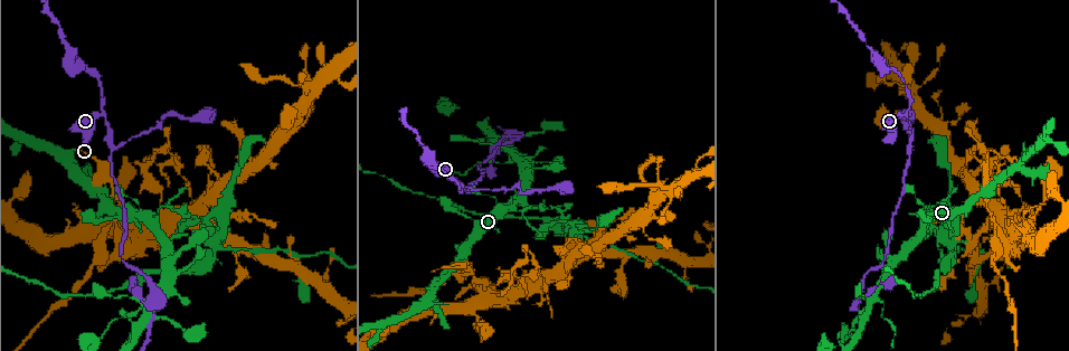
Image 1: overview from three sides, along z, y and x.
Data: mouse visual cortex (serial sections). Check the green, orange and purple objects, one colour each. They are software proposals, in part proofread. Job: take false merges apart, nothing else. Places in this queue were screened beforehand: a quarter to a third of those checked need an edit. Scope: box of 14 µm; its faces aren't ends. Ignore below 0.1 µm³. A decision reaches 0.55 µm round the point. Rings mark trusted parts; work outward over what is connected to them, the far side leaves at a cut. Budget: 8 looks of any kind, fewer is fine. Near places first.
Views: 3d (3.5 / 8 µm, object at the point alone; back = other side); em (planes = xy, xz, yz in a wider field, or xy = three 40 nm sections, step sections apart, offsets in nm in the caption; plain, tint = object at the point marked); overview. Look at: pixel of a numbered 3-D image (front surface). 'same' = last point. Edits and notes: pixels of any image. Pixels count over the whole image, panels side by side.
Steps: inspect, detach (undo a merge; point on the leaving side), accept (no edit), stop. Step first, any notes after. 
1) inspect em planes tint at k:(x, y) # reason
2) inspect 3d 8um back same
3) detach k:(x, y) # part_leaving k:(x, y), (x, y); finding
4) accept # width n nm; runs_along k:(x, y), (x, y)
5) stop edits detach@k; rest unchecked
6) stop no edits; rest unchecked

inspect 3d 3.5um at 1:(919, 238) # abrupt turn

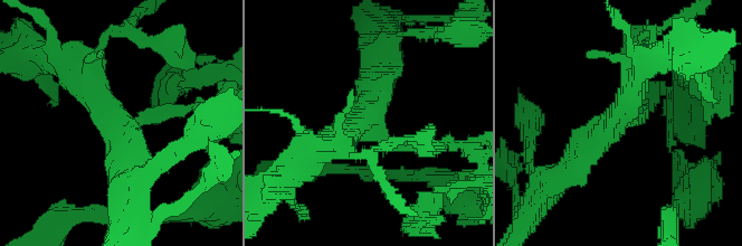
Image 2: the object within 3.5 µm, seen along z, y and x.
inspect em xy step 2 plain at 2:(118, 119) # arms 3; arm_widths 100, 350, 350 nm

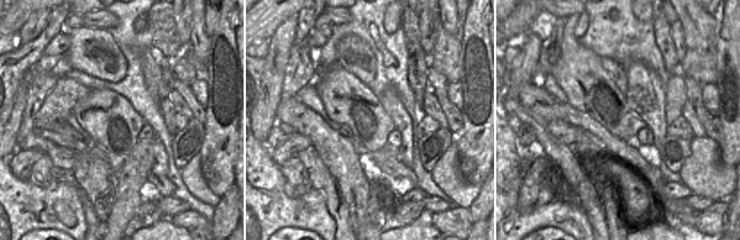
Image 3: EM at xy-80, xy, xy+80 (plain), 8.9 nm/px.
inspect em xy step 2 tint same

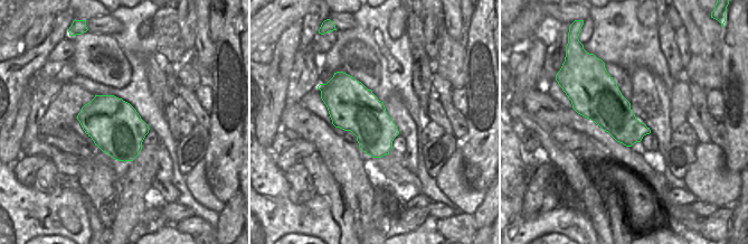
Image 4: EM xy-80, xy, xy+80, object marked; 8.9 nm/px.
detach 2:(182, 111) # a second cell is stuck on

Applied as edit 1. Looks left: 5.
inspect 3d 8um at 1:(115, 221) # arms part here

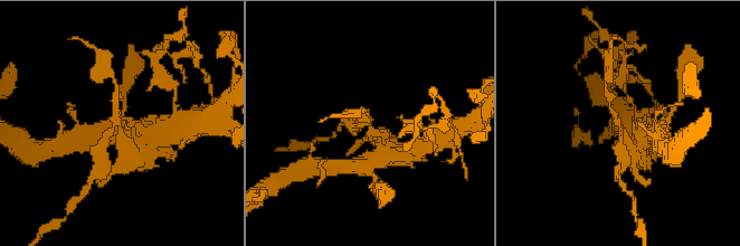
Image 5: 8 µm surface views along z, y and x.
inspect 3d 3.5um at 5:(119, 122)

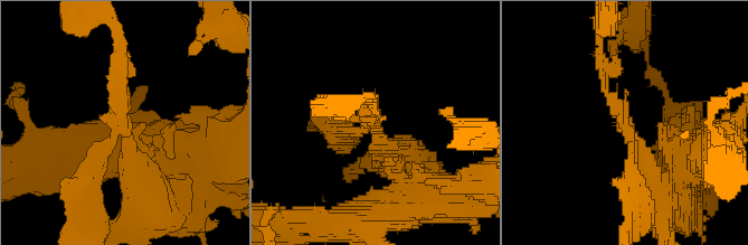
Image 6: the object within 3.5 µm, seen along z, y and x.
detach 6:(145, 144) # arm_widths 200, 200, 300 nm; two cells meet here

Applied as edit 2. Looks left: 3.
inspect overview # redraw

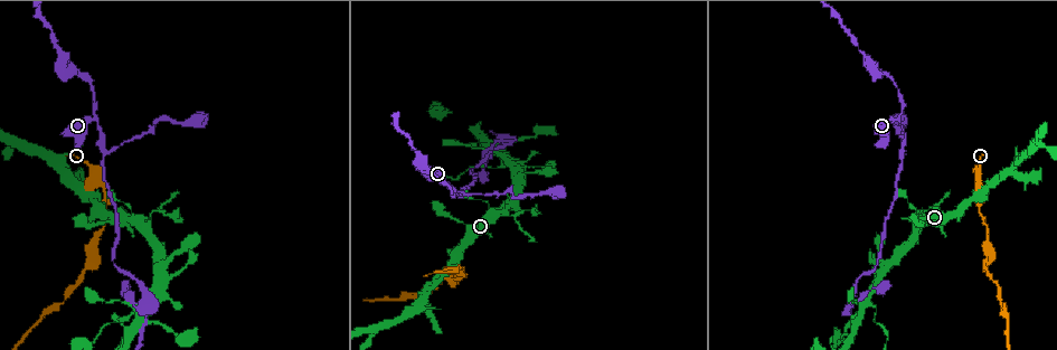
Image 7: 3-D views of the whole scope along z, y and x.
inspect 3d 8um at 7:(102, 129) # side arm on a straight run

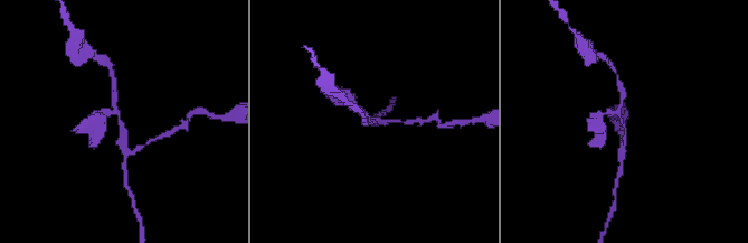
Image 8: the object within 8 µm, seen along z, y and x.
inspect em xy step 1 tint at 8:(624, 124) # arms 3; arm_widths 150, 200, 250 nm

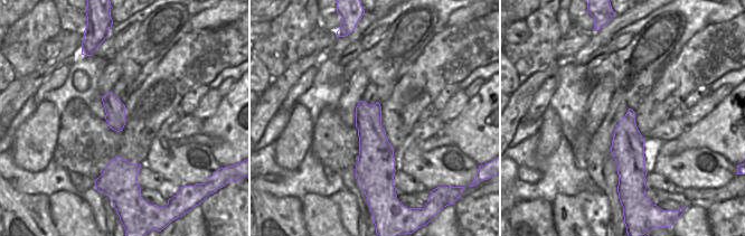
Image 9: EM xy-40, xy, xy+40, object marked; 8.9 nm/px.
accept # runs_along 8:(102, 112), (119, 115), (124, 159); all the same cell

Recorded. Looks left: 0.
stop edits detach@2, detach@6; rest unchecked

